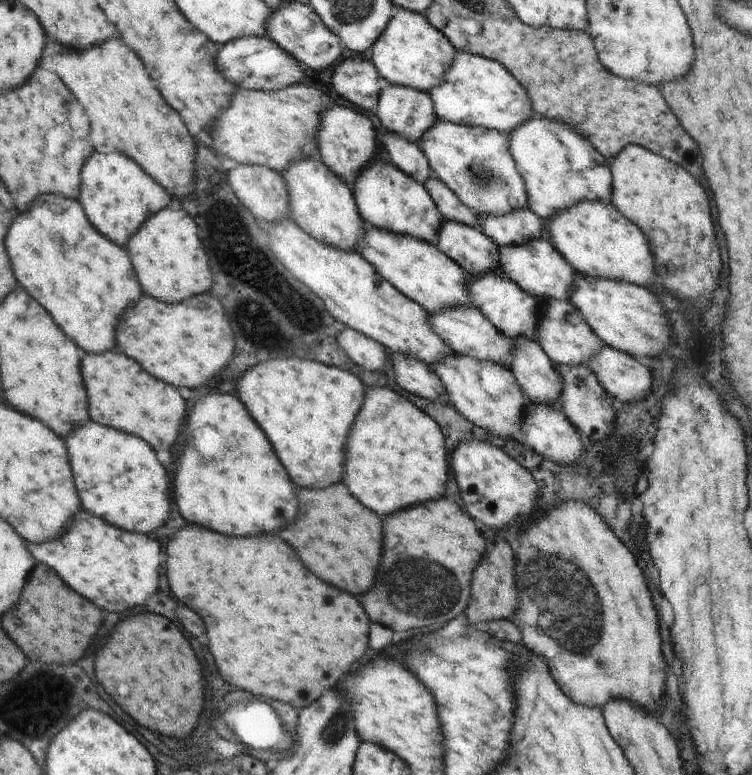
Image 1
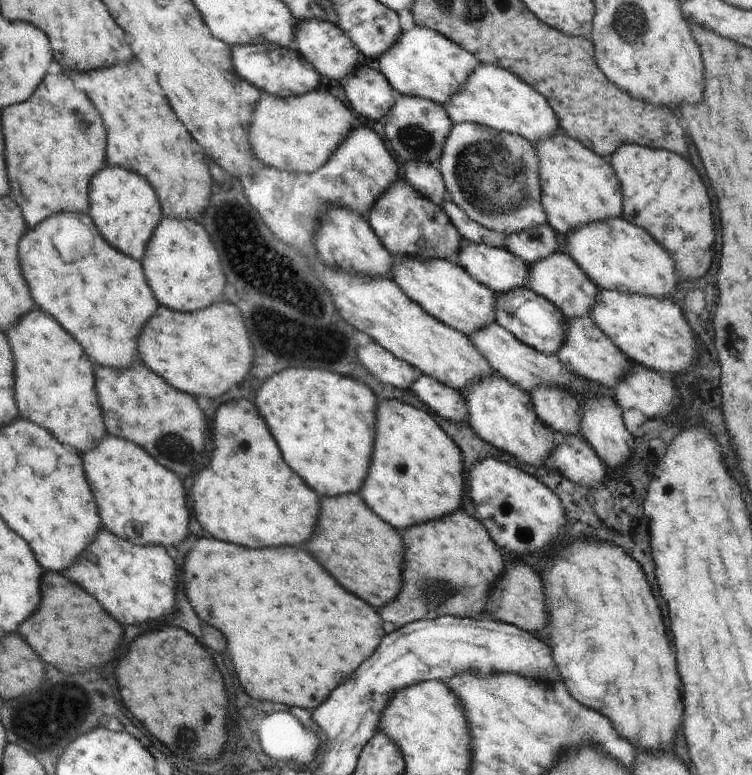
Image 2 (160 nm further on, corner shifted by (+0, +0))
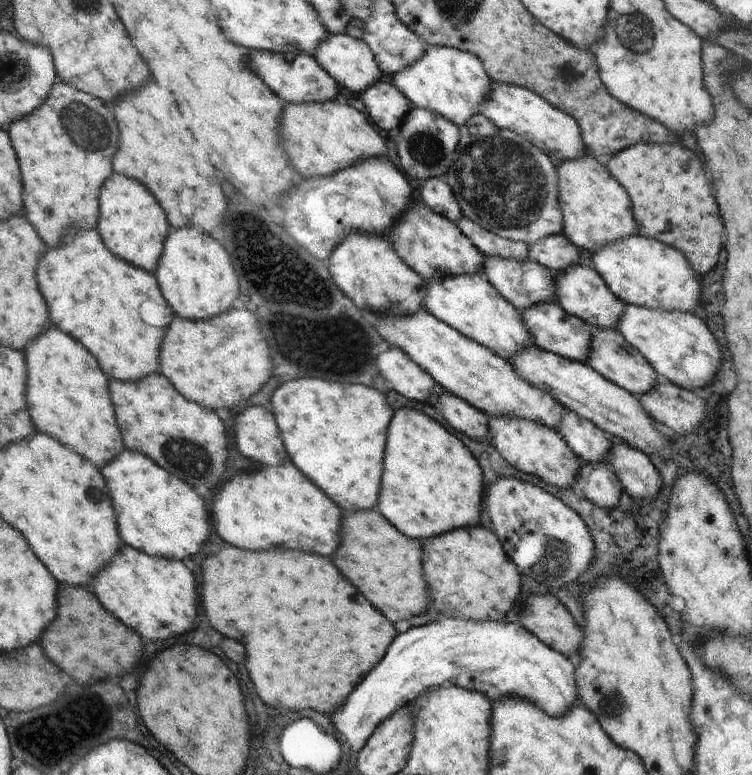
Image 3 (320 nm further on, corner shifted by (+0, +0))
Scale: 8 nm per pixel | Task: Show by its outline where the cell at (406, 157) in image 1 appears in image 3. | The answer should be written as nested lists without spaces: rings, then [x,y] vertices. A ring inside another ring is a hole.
[[[428,178],[419,182],[418,193],[422,195],[422,201],[436,214],[452,220],[458,225],[462,218],[462,212],[456,198],[452,195],[451,189],[443,178]]]

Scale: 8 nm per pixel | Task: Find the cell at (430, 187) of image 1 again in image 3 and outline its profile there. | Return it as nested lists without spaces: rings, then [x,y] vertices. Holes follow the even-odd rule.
[[[466,216],[458,220],[457,226],[483,256],[498,256],[508,260],[528,259],[528,245],[521,241],[502,239],[496,234],[487,232]]]

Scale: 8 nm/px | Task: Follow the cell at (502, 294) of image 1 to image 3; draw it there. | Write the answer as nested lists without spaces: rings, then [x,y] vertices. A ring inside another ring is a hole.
[[[556,300],[534,304],[522,310],[520,316],[522,316],[522,320],[524,320],[524,324],[526,324],[526,328],[528,328],[530,336],[532,336],[532,342],[540,349],[575,362],[585,363],[588,360],[590,342],[592,342],[590,326],[580,318],[566,314]]]

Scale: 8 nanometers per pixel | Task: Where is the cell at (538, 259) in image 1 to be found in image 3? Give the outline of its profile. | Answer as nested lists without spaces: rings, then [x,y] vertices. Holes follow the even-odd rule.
[[[580,263],[572,264],[568,268],[564,268],[562,272],[554,274],[554,277],[554,284],[556,284],[556,288],[554,288],[556,290],[555,298],[566,314],[580,318],[589,326],[616,329],[618,320],[624,312],[624,303],[610,292],[608,286],[598,276],[594,268],[588,268],[588,266]]]

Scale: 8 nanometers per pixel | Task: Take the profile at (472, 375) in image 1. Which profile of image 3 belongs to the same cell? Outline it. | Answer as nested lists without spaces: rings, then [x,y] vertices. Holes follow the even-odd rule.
[[[492,416],[488,420],[488,440],[497,452],[522,476],[538,476],[544,482],[558,486],[558,488],[571,488],[575,486],[576,474],[583,461],[566,445],[563,438],[552,428],[536,423],[526,418],[516,416]]]

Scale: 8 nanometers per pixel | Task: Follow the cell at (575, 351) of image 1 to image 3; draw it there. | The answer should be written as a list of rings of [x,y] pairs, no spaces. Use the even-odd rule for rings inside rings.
[[[590,326],[590,332],[592,332],[592,342],[590,342],[590,352],[588,352],[590,356],[585,363],[594,372],[637,397],[650,392],[650,388],[656,386],[656,382],[659,380],[658,375],[652,369],[652,366],[646,362],[644,356],[641,356],[636,348],[633,348],[624,340],[620,332],[616,329],[597,328],[596,326]]]

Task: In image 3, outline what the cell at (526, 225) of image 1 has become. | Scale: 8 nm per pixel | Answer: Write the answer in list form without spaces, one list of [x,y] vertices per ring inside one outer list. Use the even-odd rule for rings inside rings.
[[[556,234],[528,244],[528,259],[538,262],[552,274],[558,274],[564,268],[579,263],[580,252],[563,234]]]

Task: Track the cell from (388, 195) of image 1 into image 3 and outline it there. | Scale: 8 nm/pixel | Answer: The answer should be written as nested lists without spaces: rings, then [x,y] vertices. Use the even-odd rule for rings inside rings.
[[[410,202],[408,210],[388,230],[386,238],[398,257],[422,279],[482,273],[484,256],[476,246],[464,236],[452,220],[436,214],[428,206],[419,206]]]

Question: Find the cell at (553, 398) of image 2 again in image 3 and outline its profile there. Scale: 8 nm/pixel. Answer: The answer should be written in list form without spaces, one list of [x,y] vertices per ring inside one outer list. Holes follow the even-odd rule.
[[[564,407],[564,414],[560,416],[555,431],[583,463],[607,464],[614,438],[597,428],[590,420],[585,420],[576,412]]]

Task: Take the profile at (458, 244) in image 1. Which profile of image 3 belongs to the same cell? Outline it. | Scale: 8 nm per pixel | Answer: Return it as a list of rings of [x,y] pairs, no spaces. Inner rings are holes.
[[[484,256],[484,266],[482,273],[489,284],[519,312],[540,304],[548,300],[556,300],[556,284],[554,284],[554,274],[548,271],[544,266],[527,260],[508,260],[508,258],[498,258],[498,256]]]

